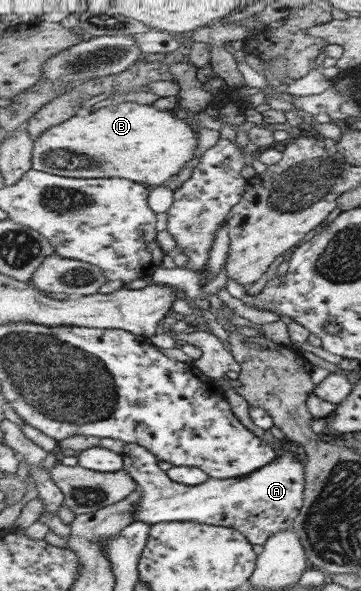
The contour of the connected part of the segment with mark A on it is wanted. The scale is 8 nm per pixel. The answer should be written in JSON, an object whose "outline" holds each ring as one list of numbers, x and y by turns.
{"outline":[[136,443,124,447,124,470,142,490,135,521,157,524,162,522,198,522,231,527,241,531,253,544,266,545,273,535,293,527,305,503,306,464,292,451,280,451,270,466,243,478,213,479,200,485,184,485,173,481,160,469,157,456]]}

